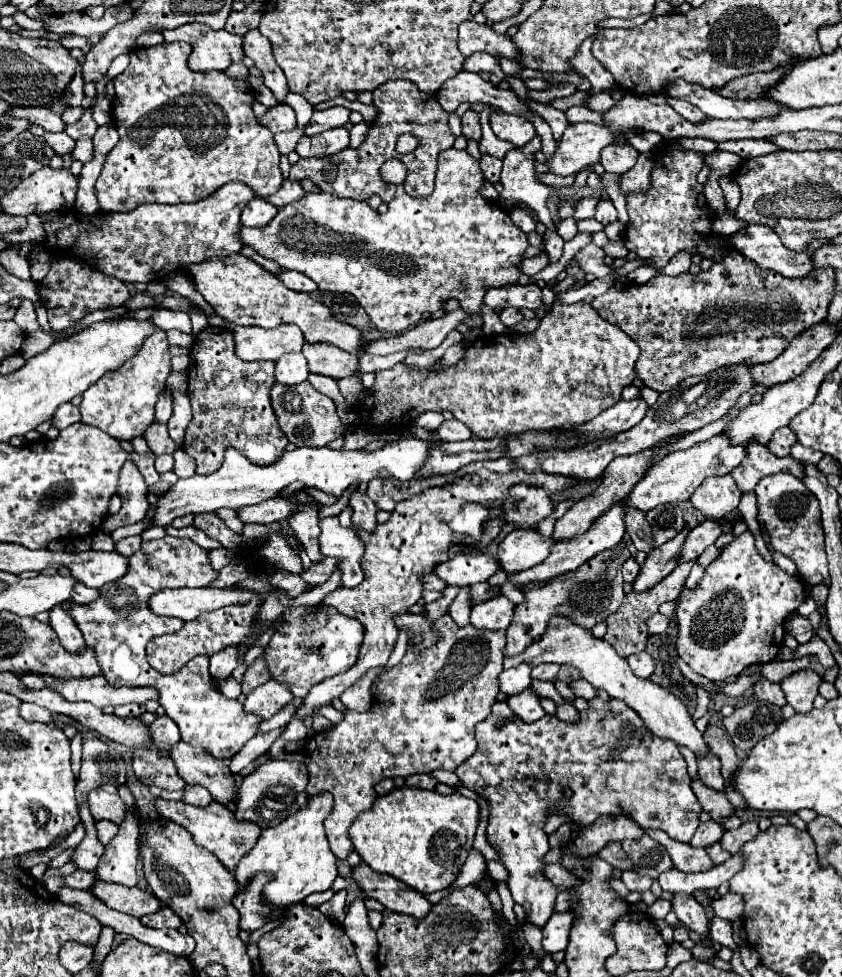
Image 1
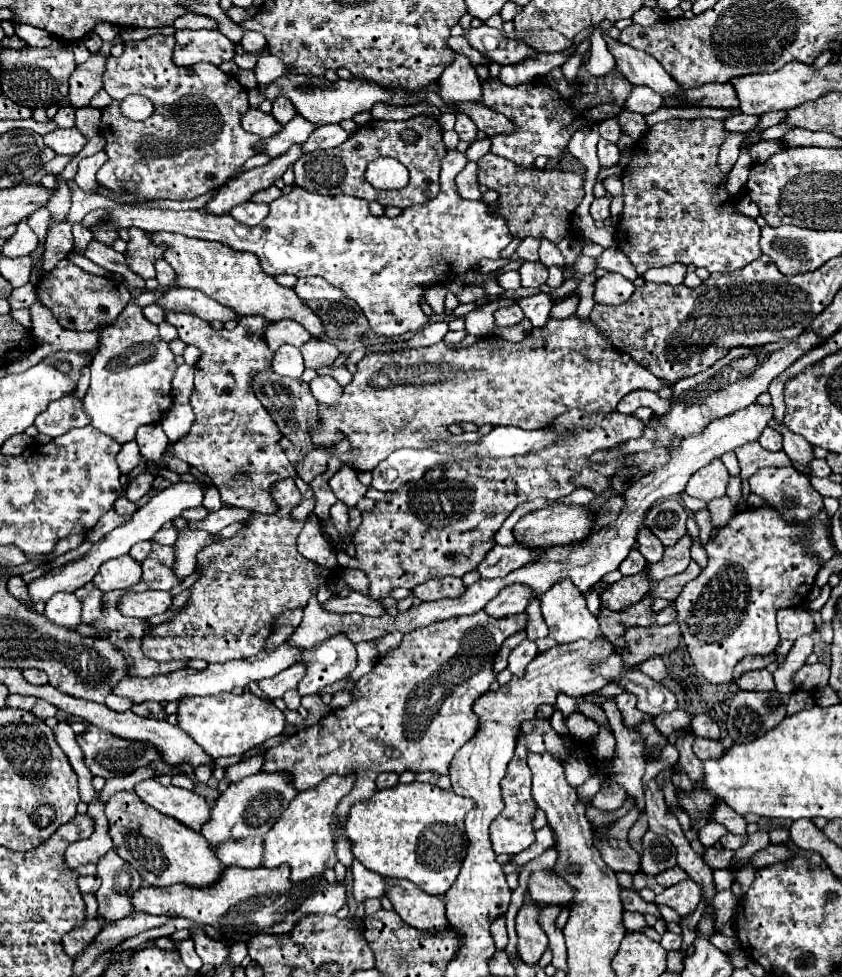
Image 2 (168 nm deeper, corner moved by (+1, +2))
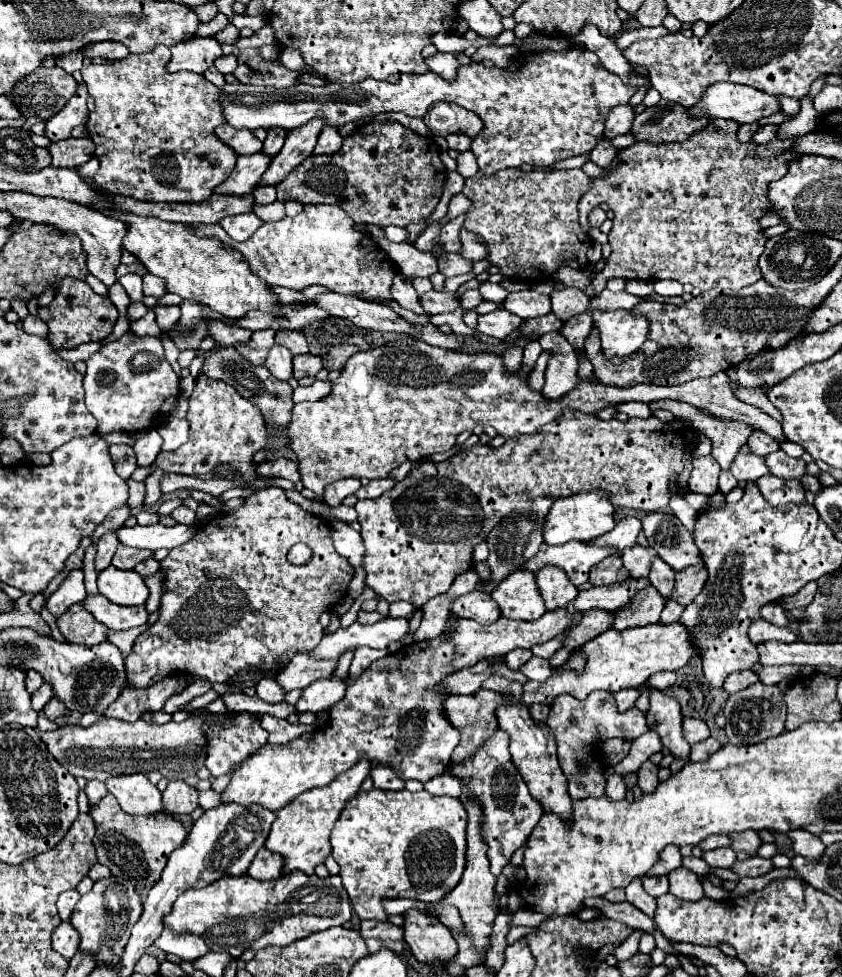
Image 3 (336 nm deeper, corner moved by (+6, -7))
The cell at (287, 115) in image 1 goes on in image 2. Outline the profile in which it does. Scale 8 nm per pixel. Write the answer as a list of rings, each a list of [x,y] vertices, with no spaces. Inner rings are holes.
[[[250,108],[242,116],[240,124],[246,132],[252,132],[260,138],[268,138],[268,136],[274,136],[276,132],[280,132],[280,126],[276,124],[276,120],[272,120],[272,114],[262,114],[258,108]]]

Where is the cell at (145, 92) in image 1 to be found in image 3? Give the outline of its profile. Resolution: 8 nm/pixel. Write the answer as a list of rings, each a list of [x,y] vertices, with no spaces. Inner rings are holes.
[[[155,47],[151,53],[131,53],[113,63],[91,63],[89,67],[81,69],[89,95],[95,99],[95,111],[87,121],[87,129],[97,147],[95,157],[101,163],[93,177],[97,189],[127,195],[139,201],[201,203],[213,195],[213,189],[221,185],[227,175],[231,175],[237,153],[227,149],[227,145],[215,137],[215,127],[227,123],[223,121],[223,89],[197,73],[165,71],[170,58],[169,47]]]

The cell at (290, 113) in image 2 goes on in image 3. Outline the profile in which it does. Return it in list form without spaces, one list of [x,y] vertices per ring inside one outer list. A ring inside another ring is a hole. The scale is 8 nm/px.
[[[273,127],[273,129],[269,129],[267,131],[267,137],[265,137],[265,141],[263,141],[263,151],[267,153],[267,155],[277,155],[279,151],[281,151],[281,147],[283,147],[283,141],[285,141],[285,129],[281,129],[281,127]]]

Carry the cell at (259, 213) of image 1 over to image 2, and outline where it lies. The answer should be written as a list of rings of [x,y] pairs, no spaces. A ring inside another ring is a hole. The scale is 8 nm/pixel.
[[[242,202],[232,208],[230,216],[246,226],[256,226],[268,216],[268,204],[254,204],[254,202]]]

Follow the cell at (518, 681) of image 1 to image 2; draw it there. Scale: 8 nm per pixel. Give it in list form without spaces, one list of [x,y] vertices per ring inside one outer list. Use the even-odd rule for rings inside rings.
[[[524,640],[520,646],[514,648],[514,652],[510,654],[510,664],[508,664],[508,670],[514,674],[514,676],[522,676],[526,666],[536,658],[538,654],[538,648],[532,640]]]

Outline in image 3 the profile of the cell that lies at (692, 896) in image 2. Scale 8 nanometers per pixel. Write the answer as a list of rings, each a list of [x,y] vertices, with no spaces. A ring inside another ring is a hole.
[[[679,867],[679,869],[671,871],[669,873],[669,883],[671,883],[671,895],[675,895],[679,899],[699,901],[701,897],[705,897],[701,879],[685,867]]]

